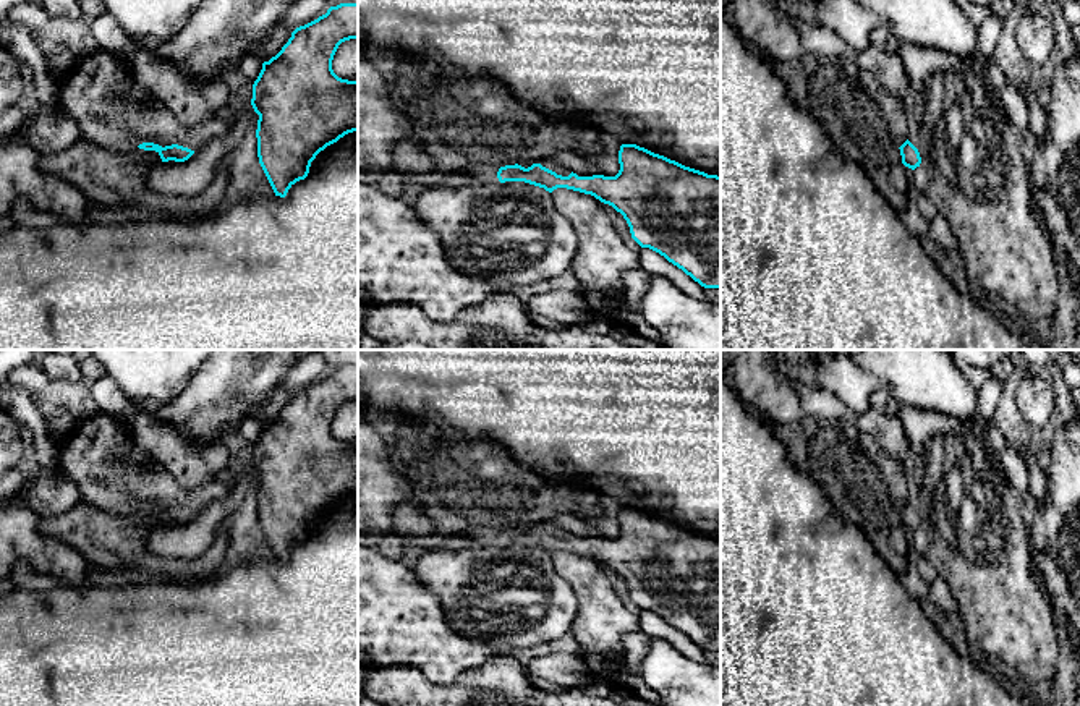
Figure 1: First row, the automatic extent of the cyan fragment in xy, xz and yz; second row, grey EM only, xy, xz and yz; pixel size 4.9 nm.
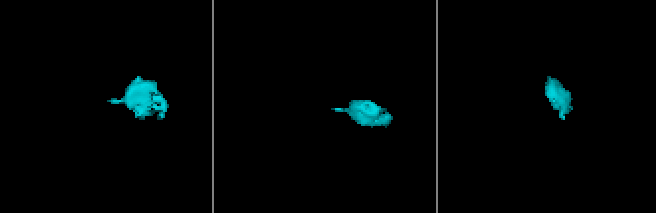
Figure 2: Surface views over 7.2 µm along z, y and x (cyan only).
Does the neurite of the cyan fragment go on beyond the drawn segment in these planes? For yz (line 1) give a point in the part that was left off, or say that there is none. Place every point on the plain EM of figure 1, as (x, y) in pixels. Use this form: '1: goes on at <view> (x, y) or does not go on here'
1: goes on at yz (891, 470)

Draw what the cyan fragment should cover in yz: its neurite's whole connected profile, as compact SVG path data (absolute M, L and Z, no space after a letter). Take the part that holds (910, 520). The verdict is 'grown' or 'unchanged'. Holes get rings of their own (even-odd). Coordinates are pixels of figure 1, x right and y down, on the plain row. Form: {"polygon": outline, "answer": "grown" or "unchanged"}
{"polygon": "M860 434L860 444L865 453L879 466L887 484L889 497L900 512L902 526L912 533L920 530L921 520L918 512L908 504L907 481L902 463L892 460L886 450L868 434Z", "answer": "grown"}

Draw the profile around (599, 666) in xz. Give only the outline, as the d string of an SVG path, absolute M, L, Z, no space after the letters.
M585 656L585 661L599 678L602 675L617 675L623 685L633 675L633 669L627 664L627 661L610 662L601 656Z

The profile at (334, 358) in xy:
M300 350L298 361L311 353L321 355L329 371L340 366L358 366L358 350Z

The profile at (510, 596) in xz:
M525 544L429 551L418 559L413 572L439 596L447 622L458 635L479 640L499 654L563 638L580 607L551 555Z

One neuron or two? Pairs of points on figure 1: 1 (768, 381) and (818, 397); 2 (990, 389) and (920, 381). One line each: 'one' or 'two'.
1: one
2: two

